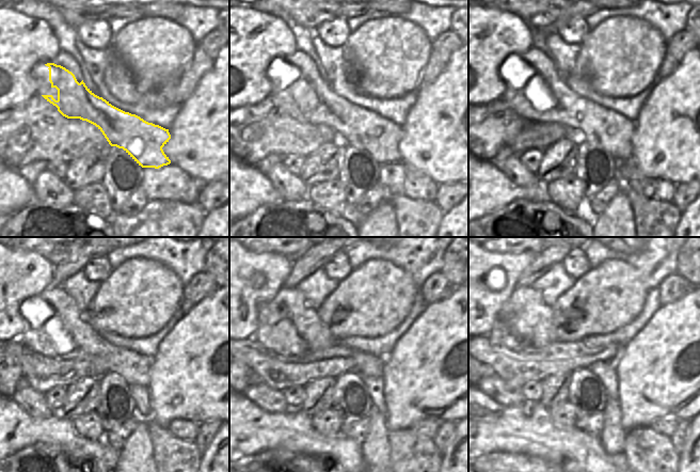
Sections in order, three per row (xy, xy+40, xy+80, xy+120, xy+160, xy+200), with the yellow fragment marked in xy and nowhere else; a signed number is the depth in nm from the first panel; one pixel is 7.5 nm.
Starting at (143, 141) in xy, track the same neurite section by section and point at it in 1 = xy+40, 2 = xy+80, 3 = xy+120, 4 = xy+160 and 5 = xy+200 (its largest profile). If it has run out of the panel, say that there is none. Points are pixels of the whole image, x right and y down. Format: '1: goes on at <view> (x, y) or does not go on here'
1: goes on at xy+40 (361, 128)
2: goes on at xy+80 (611, 130)
3: goes on at xy+120 (133, 367)
4: goes on at xy+160 (280, 337)
5: goes on at xy+200 (499, 334)

